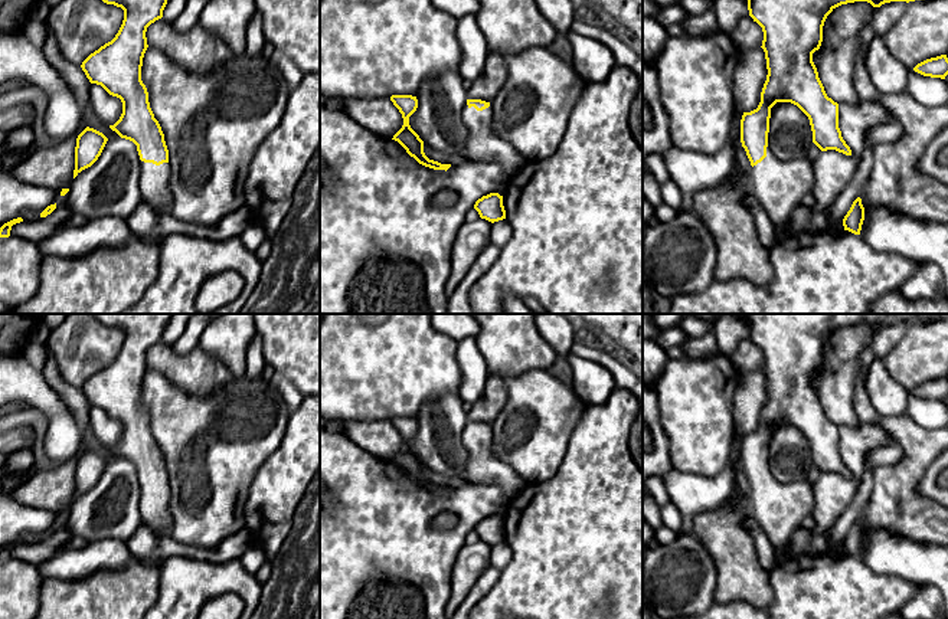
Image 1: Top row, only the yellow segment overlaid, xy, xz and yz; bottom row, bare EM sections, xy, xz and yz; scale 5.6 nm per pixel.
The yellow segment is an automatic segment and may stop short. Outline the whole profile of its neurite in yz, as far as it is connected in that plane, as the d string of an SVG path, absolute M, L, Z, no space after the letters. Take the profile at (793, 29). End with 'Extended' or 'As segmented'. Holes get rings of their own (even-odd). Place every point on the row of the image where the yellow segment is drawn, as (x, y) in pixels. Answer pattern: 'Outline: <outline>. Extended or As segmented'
Outline: M748 0L749 16L762 27L764 32L764 40L761 48L765 52L768 75L761 92L761 102L758 108L751 112L743 112L742 115L741 143L752 166L752 170L749 173L752 191L756 194L758 203L764 207L768 217L771 219L777 232L777 240L781 240L787 235L790 235L784 229L784 225L790 219L792 210L801 203L802 197L811 191L814 177L813 161L807 155L791 161L782 161L772 154L771 148L768 147L771 108L777 102L791 102L797 105L808 117L813 131L813 143L821 151L836 150L846 155L851 155L851 150L843 140L841 131L839 128L839 104L827 96L824 86L818 78L817 68L813 62L813 53L821 46L823 26L827 16L836 7L854 1L867 1L873 7L880 7L882 4L890 1L909 3L915 0Z. Extended

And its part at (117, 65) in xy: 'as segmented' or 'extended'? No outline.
extended

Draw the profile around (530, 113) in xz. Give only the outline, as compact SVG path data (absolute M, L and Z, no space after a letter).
M547 48L509 56L507 81L490 104L494 135L527 161L549 158L585 86L572 62Z

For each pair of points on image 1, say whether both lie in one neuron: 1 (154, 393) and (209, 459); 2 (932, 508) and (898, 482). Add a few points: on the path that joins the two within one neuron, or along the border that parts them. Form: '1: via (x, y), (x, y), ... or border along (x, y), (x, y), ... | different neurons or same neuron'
1: via (172, 410), (202, 442) | same neuron
2: via (924, 508), (906, 491) | same neuron

